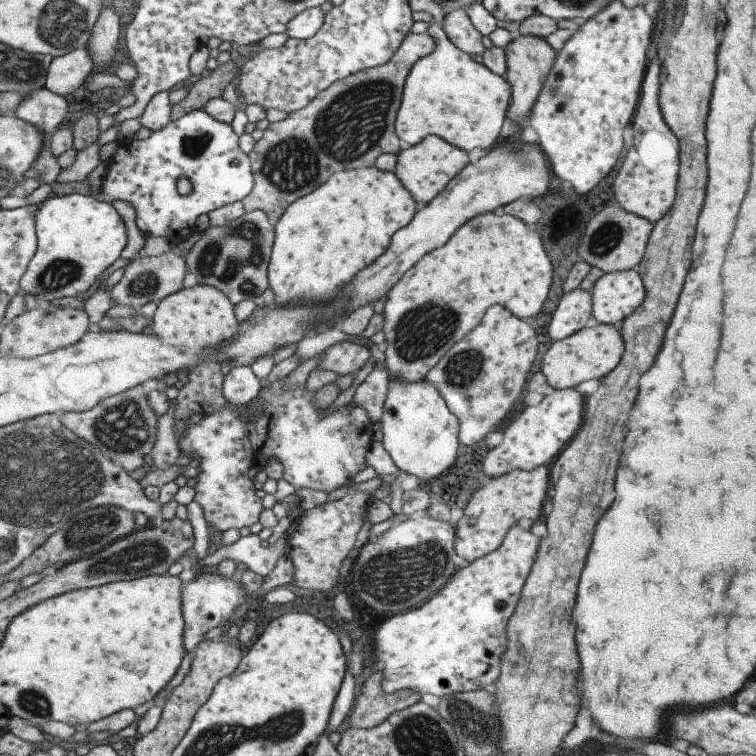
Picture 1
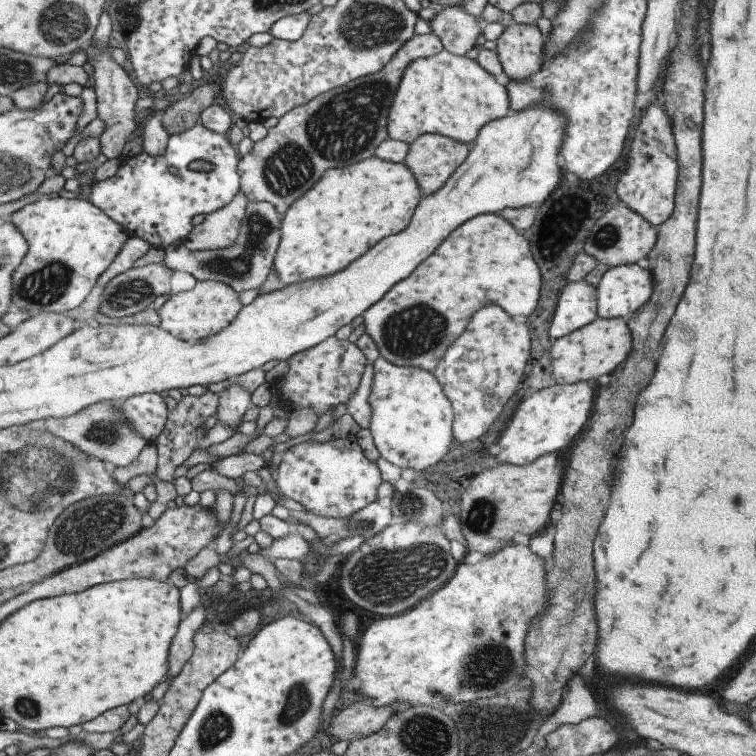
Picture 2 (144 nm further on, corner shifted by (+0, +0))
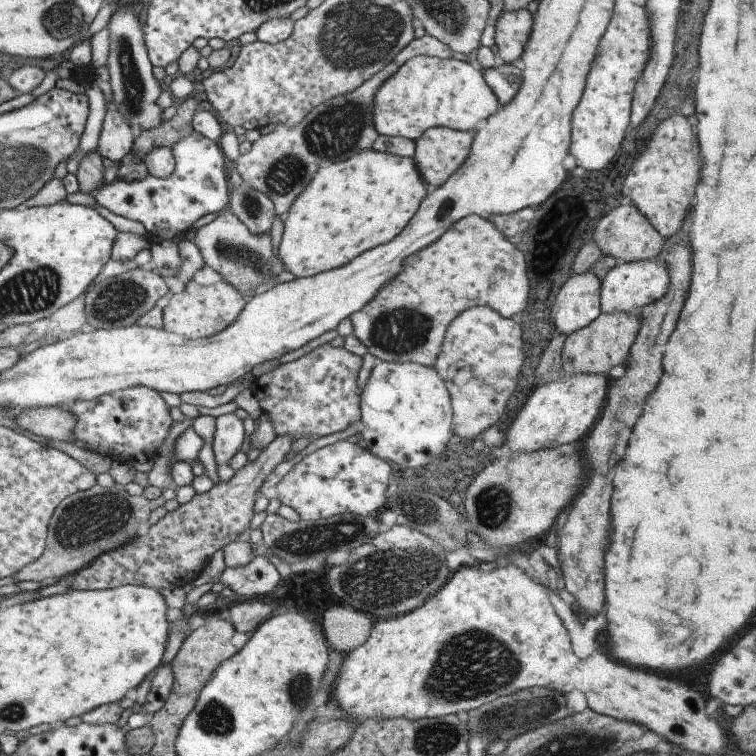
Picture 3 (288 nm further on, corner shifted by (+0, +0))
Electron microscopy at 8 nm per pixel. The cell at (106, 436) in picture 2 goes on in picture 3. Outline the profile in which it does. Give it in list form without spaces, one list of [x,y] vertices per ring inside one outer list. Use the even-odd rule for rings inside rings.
[[[33,408],[33,410],[23,410],[23,412],[13,412],[17,418],[19,428],[43,436],[43,438],[57,438],[65,442],[81,442],[73,440],[75,428],[77,428],[77,418],[71,414],[71,410],[61,410],[61,408]]]

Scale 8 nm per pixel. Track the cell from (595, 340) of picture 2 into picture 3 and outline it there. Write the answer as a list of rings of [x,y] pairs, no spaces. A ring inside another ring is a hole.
[[[601,312],[593,322],[585,328],[575,330],[565,338],[561,358],[563,358],[563,374],[609,374],[613,366],[623,366],[629,360],[631,346],[639,334],[641,320],[637,312],[633,314],[609,314]]]

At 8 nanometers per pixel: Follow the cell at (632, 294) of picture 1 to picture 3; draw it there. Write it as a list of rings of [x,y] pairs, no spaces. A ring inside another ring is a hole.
[[[637,260],[637,262],[617,262],[601,280],[601,312],[609,314],[633,314],[643,306],[649,306],[661,300],[667,292],[669,270],[655,260]]]

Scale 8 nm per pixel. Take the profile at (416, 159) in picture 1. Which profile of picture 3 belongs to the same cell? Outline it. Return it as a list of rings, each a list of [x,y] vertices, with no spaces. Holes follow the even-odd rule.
[[[429,128],[415,142],[415,164],[427,188],[439,188],[449,180],[463,160],[467,160],[475,132],[457,132],[449,128]],[[463,136],[463,138],[457,138]]]

